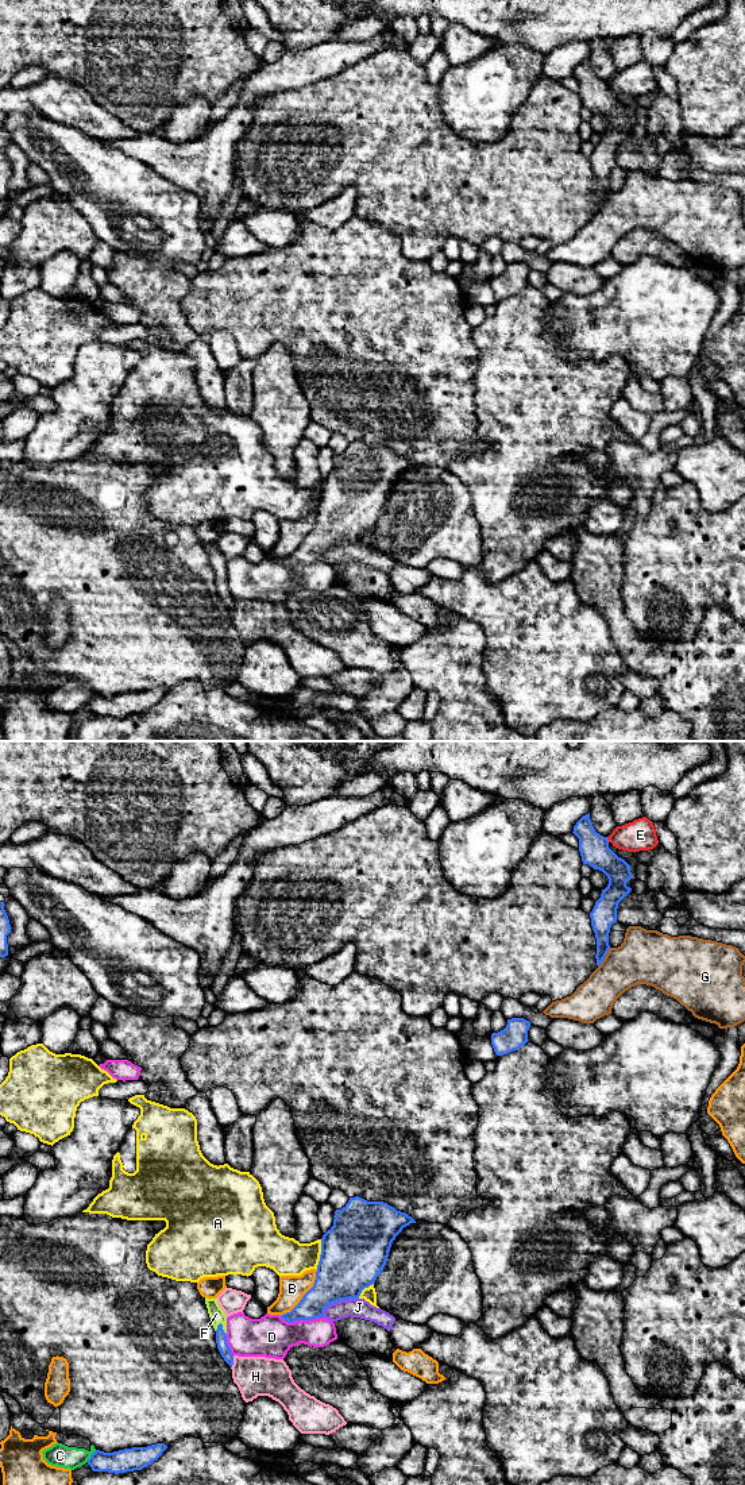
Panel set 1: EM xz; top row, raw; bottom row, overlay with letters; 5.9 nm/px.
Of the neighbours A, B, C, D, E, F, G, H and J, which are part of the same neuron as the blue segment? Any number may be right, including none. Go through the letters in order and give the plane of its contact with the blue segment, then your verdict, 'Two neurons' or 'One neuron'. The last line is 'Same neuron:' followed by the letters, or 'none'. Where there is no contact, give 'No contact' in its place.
A: Touches blue in xz. Two neurons
B: Touches blue in xz. Two neurons
C: Touches blue in xz. Two neurons
D: Touches blue in xz. Two neurons
E: Touches blue in xz. Two neurons
F: Touches blue in xz. One neuron
G: Touches blue in xz. Two neurons
H: Touches blue in xz. Two neurons
J: Touches blue in xz. Two neurons
Same neuron: F

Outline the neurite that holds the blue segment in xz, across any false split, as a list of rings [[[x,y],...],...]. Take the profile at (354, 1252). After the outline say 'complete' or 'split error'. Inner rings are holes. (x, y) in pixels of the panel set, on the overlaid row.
[[[359,1196],[335,1211],[333,1226],[321,1238],[321,1254],[313,1287],[300,1303],[281,1318],[289,1323],[323,1318],[325,1308],[336,1301],[358,1299],[383,1270],[395,1237],[416,1220],[383,1202],[367,1202]]]; complete

